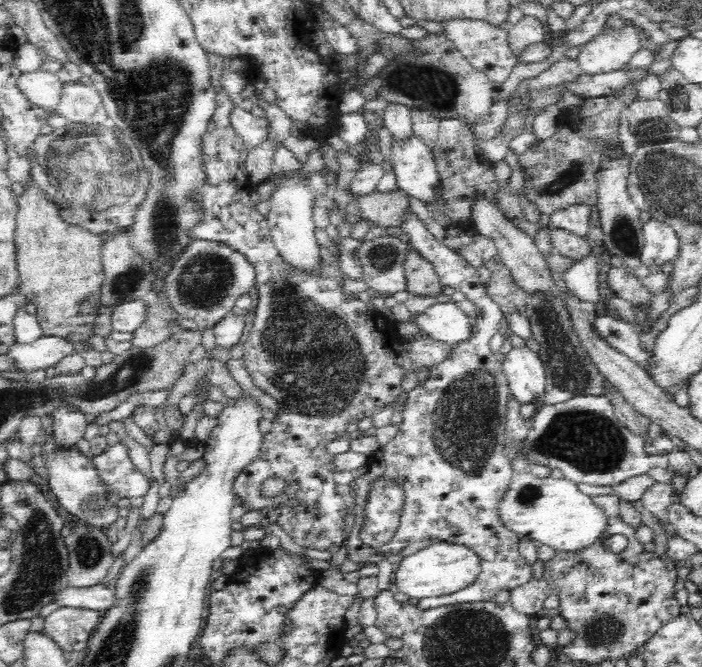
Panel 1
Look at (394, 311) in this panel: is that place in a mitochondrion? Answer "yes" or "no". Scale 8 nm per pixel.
no

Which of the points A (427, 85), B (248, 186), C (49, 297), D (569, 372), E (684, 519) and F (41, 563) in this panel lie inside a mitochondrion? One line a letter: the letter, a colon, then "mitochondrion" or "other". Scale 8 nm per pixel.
A: mitochondrion
B: other
C: other
D: mitochondrion
E: other
F: mitochondrion

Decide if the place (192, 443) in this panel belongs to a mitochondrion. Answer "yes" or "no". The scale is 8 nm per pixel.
no

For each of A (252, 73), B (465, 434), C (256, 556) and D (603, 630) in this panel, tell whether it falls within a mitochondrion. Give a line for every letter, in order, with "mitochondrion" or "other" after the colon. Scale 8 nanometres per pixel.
A: other
B: mitochondrion
C: other
D: mitochondrion

